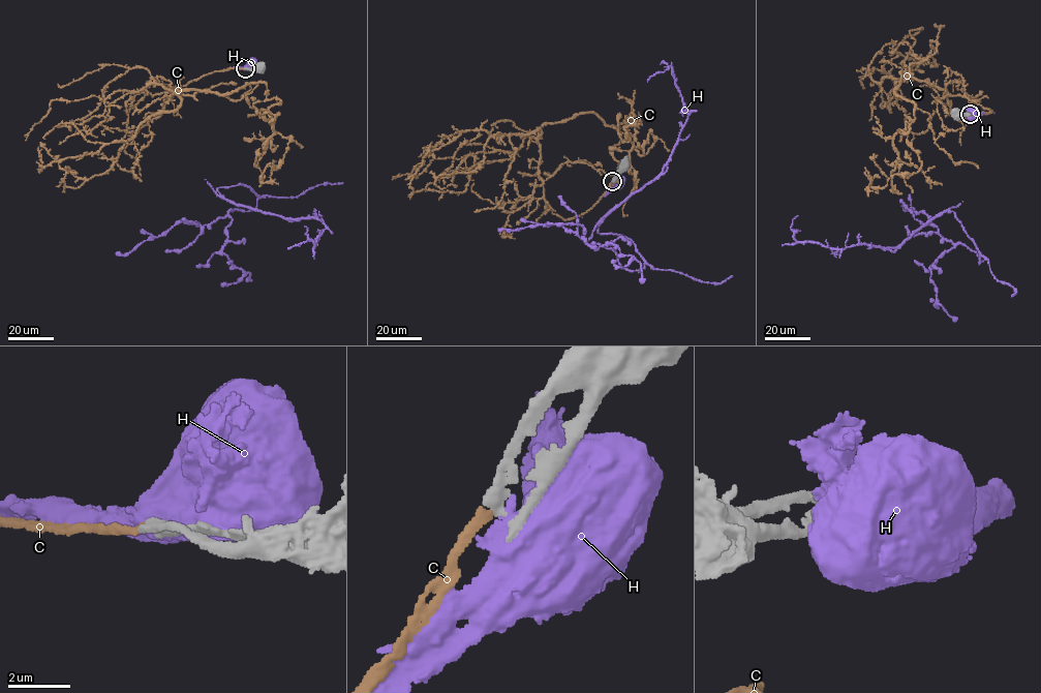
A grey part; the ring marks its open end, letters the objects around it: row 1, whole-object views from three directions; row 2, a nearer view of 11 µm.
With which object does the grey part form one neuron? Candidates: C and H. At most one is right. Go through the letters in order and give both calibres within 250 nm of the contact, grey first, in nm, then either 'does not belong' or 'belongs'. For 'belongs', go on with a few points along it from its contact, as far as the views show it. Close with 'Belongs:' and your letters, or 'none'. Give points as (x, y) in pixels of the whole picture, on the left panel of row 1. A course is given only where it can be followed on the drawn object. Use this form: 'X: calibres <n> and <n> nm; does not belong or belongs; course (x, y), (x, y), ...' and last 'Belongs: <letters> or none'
C: calibres 220 and 280 nm; belongs; course (245, 68), (206, 73), (173, 94), (266, 83), (267, 98), (280, 101), (268, 108), (262, 183), (272, 160)
H: calibres 220 and 850 nm; does not belong
Belongs: C

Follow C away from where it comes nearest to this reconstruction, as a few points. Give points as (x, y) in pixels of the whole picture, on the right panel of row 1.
C: (970, 114), (991, 111), (902, 71), (894, 91), (915, 108), (898, 161), (883, 187), (864, 168)

